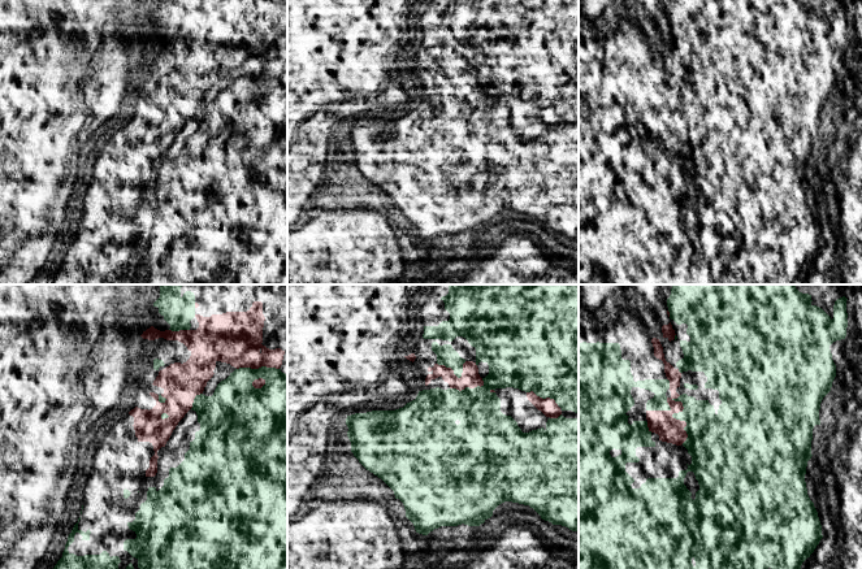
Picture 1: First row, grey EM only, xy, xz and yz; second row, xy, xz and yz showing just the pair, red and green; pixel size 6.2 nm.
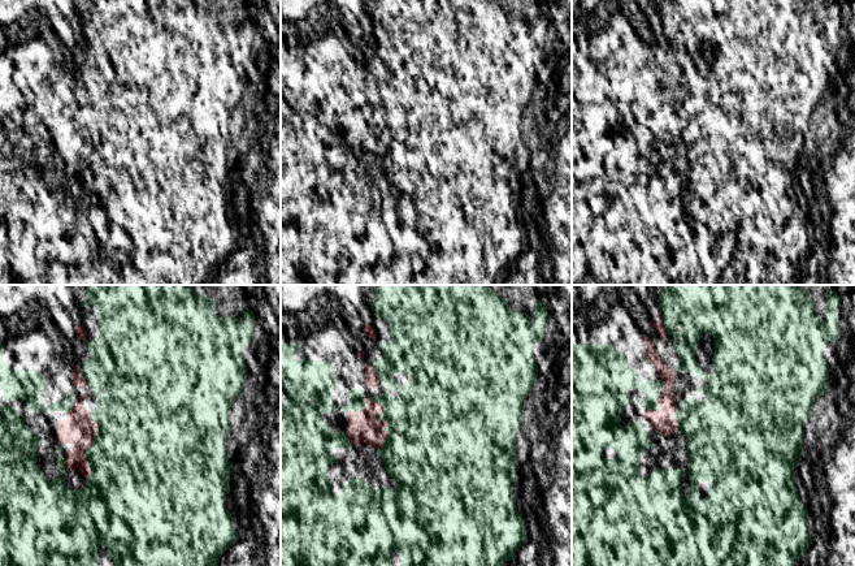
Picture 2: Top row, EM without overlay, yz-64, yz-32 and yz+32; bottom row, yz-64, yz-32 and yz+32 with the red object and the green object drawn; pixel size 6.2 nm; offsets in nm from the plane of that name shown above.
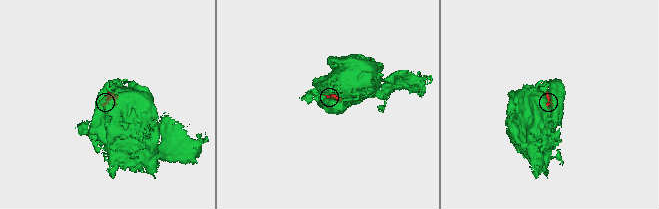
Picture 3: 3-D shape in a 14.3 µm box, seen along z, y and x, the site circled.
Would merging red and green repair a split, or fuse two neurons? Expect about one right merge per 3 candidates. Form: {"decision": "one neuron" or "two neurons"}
{"decision": "one neuron"}

